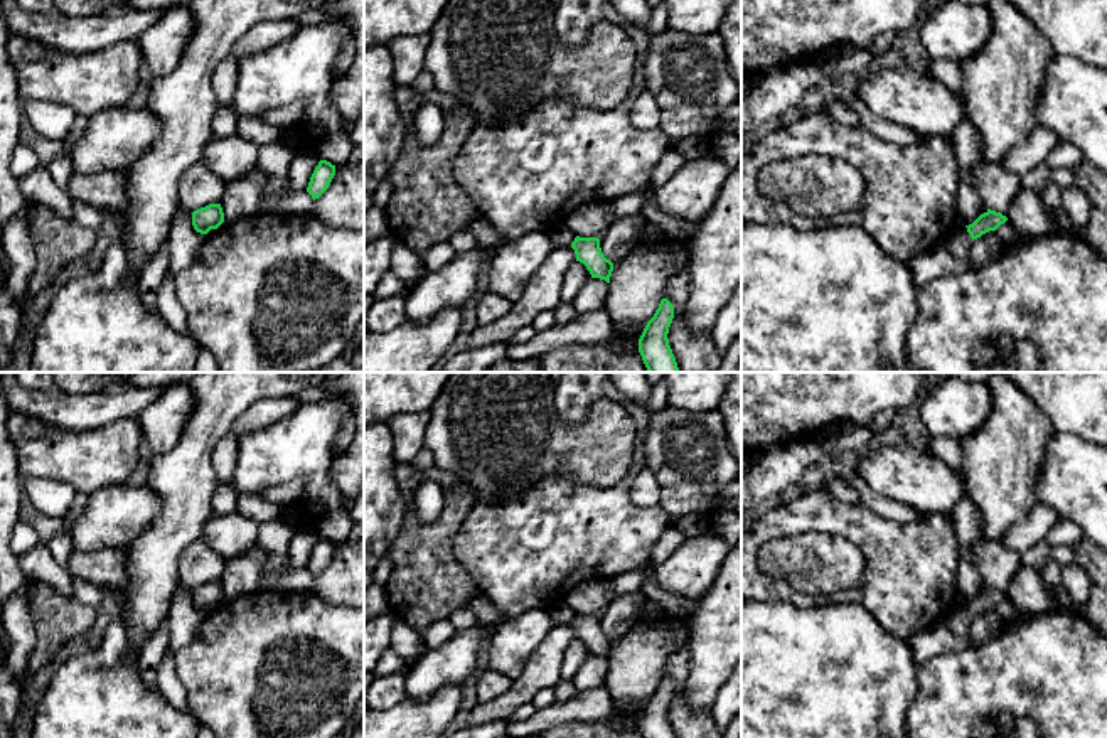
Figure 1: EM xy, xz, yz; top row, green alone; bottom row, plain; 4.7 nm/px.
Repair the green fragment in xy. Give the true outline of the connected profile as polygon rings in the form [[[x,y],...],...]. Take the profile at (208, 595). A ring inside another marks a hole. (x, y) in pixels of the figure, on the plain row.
[[[209,581],[192,590],[192,603],[201,612],[217,607],[222,600],[224,590],[221,581]]]

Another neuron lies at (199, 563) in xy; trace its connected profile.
[[[204,537],[189,544],[179,558],[177,586],[194,590],[209,581],[221,581],[226,558],[217,554]]]

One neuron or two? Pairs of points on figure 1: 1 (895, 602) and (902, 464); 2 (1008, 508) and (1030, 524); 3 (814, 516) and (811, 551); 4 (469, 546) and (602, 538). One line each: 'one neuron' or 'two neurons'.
1: two neurons
2: two neurons
3: two neurons
4: one neuron

